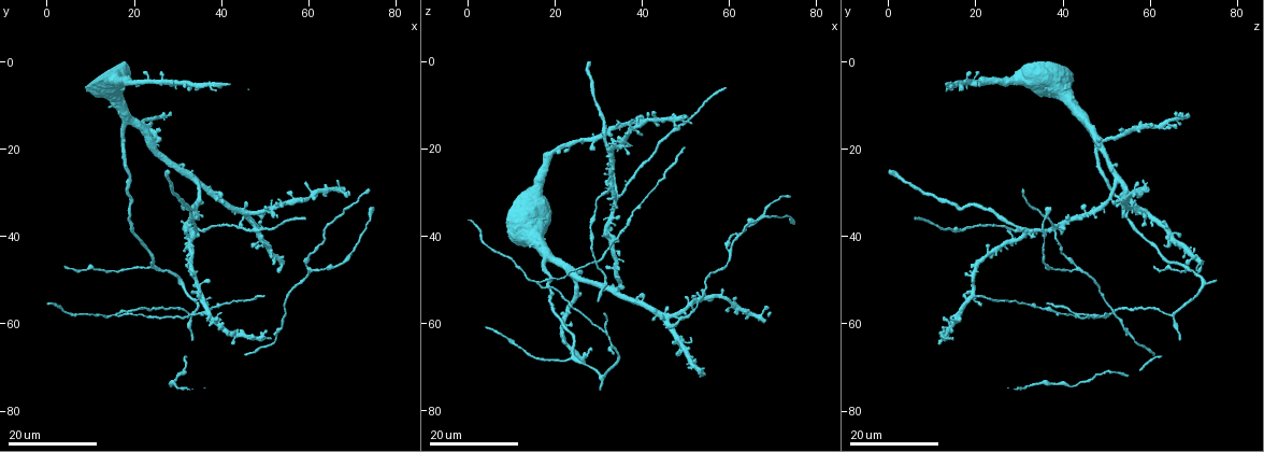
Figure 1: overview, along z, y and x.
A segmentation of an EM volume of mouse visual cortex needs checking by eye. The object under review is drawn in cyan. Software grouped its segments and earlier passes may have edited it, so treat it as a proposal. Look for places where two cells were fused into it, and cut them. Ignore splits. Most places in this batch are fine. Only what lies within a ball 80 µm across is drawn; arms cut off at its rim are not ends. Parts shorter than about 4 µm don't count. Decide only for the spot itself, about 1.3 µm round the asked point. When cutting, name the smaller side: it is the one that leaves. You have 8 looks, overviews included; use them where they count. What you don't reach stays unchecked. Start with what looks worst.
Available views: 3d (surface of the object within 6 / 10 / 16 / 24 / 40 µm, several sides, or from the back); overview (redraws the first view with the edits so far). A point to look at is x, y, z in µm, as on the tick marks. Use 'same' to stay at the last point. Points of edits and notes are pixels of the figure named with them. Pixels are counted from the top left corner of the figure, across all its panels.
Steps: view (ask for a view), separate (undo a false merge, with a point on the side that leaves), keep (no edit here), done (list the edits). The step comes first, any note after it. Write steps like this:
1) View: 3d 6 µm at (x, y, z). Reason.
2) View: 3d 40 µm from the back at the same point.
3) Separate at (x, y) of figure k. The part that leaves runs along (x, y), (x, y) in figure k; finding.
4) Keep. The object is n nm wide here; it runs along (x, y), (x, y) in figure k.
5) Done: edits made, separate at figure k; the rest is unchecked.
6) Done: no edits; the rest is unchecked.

View: 3d 16 µm at (16.5, 58.0, 51.0). Arms part here.

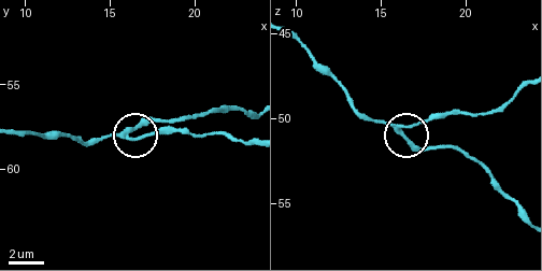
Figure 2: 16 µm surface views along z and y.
View: 3d 10 µm at (16.0, 57.9, 50.5).

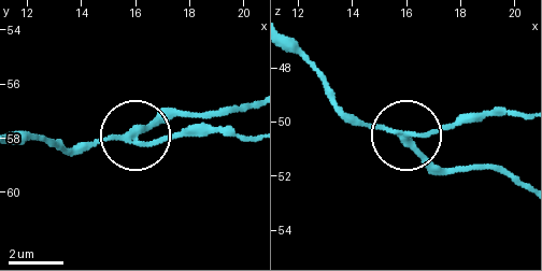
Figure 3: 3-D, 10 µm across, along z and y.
Separate at (168, 139) of figure 3. The part that leaves runs along (130, 141), (253, 133) in figure 3; two cells meet here.

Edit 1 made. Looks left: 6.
View: overview.

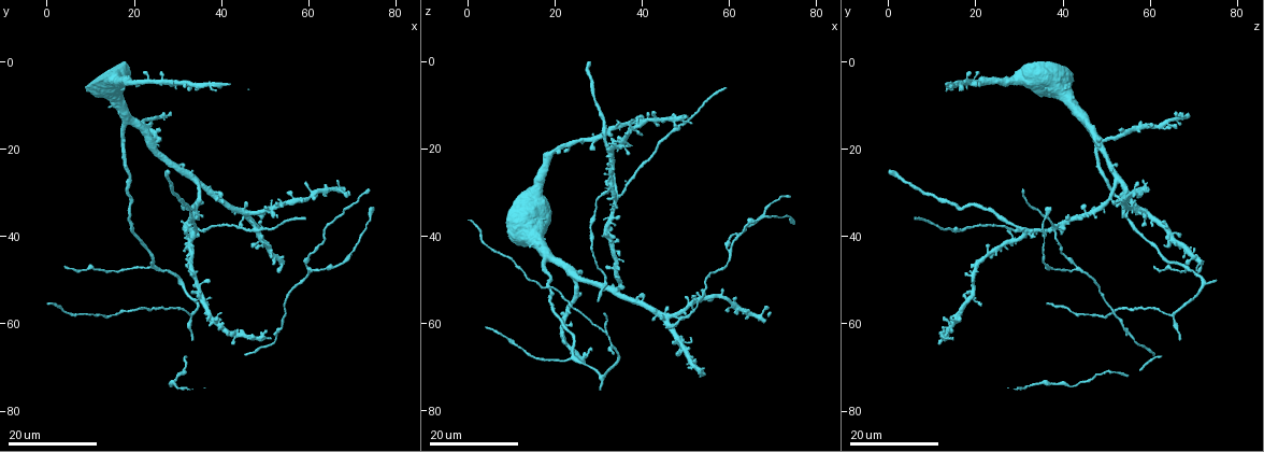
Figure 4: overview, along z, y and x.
View: 3d 24 µm at (23.5, 47.5, 68.0). Three-way junction.

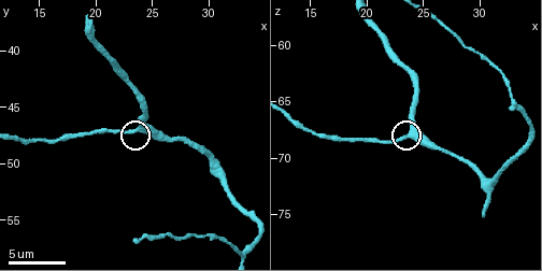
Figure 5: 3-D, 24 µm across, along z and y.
View: 3d 10 µm at (23.8, 46.8, 68.0). Zoom in.

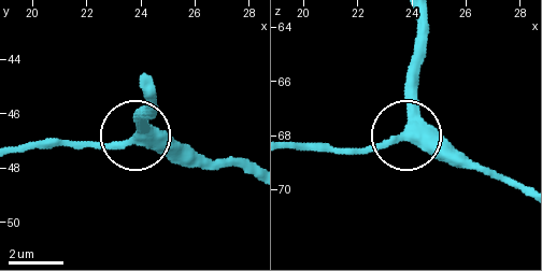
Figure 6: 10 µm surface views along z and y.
Keep. It runs along (416, 19), (414, 124), (396, 142), (343, 152) in figure 6; continuous, no second cell.

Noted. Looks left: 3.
View: 3d 24 µm at (60.0, 47.0, 43.0).

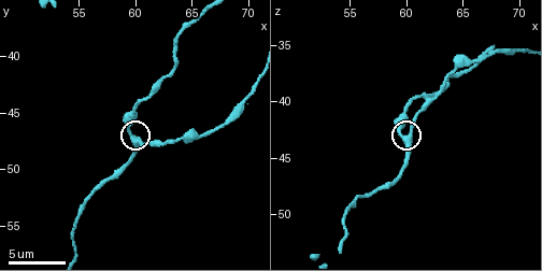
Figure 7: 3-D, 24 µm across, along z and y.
View: 3d 6 µm at the same point.

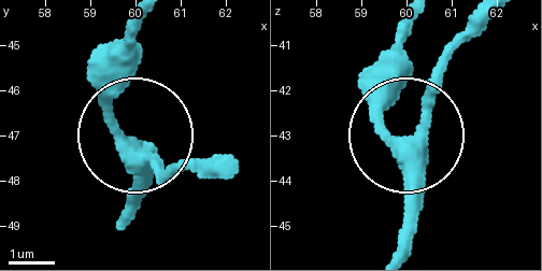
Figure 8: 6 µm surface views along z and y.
Keep. It runs along (396, 251), (408, 228), (403, 139), (434, 66), (473, 24) in figure 8; all the same cell.

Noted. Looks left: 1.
Done: edits made, separate at figure 3; the rest is unchecked.

